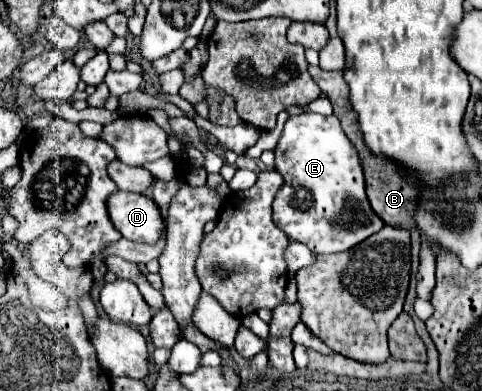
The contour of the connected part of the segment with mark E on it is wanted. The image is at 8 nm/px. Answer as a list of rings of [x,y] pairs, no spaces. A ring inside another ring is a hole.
[[[322,114],[290,116],[274,152],[276,152],[276,170],[284,176],[284,186],[280,188],[272,204],[274,224],[290,240],[306,244],[314,254],[338,254],[354,248],[356,244],[376,234],[384,226],[384,222],[376,216],[376,212],[370,208],[370,202],[366,198],[364,172],[362,172],[358,150],[354,150],[354,144],[346,138],[334,114],[332,116],[322,116]]]

